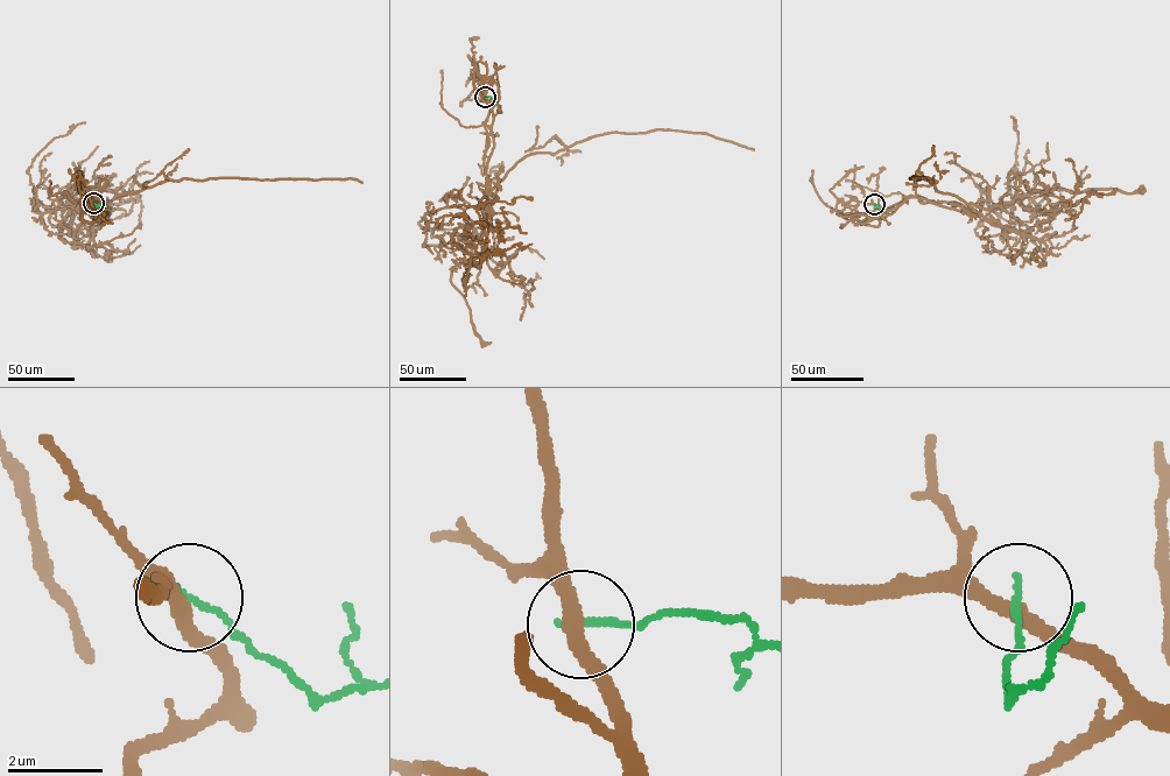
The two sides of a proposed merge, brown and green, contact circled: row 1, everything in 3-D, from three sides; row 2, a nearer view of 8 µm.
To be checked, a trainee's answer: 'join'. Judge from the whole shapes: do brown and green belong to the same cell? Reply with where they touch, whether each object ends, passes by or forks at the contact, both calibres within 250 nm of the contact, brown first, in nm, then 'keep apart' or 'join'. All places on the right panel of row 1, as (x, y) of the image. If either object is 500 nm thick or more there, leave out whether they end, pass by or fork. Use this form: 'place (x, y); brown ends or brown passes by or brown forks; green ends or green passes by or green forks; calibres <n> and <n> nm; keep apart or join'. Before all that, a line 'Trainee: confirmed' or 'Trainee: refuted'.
Trainee: refuted
place (874, 204); brown passes by; green ends; calibres 320 and 160 nm; keep apart

